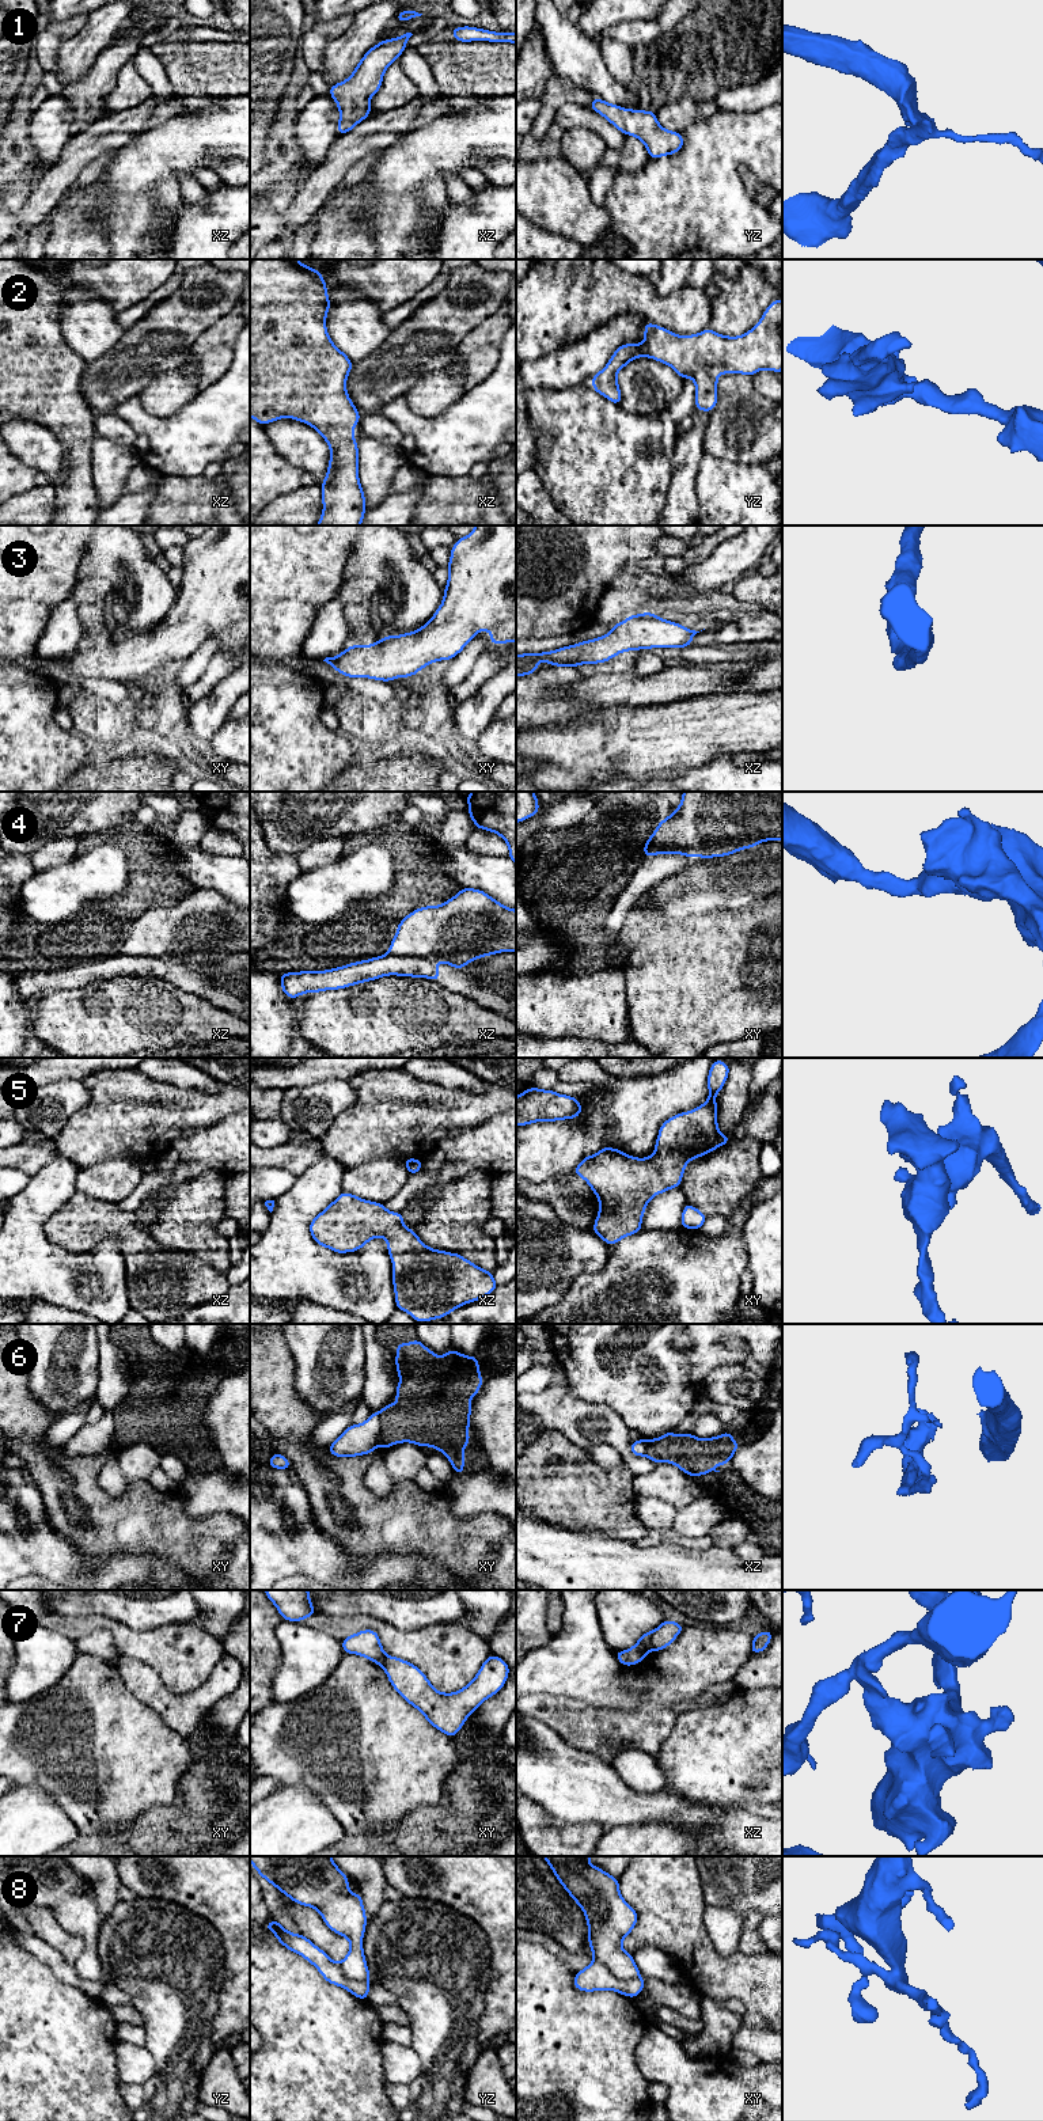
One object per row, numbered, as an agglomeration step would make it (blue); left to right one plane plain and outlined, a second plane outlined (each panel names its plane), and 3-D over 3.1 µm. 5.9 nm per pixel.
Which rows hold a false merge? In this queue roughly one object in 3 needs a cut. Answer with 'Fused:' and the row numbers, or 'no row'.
Fused: 6, 7, 8

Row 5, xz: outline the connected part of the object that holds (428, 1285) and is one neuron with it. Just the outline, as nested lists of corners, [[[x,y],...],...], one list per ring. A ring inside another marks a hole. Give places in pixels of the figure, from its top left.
[[[341,1192],[334,1202],[311,1221],[308,1229],[316,1244],[337,1253],[356,1252],[369,1240],[382,1236],[387,1242],[387,1251],[392,1261],[392,1285],[397,1309],[409,1313],[417,1323],[445,1317],[462,1305],[488,1297],[498,1286],[493,1278],[493,1272],[473,1264],[462,1255],[426,1247],[413,1229],[403,1225],[402,1213],[388,1211],[382,1203],[364,1200],[349,1192]]]

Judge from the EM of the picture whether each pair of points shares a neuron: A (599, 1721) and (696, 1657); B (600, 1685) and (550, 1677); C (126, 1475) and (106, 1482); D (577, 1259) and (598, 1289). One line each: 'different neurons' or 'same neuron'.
A: same neuron
B: same neuron
C: same neuron
D: different neurons

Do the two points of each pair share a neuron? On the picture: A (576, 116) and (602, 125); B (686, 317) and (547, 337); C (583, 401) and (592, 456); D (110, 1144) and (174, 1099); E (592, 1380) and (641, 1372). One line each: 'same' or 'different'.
A: same
B: same
C: same
D: same
E: same

